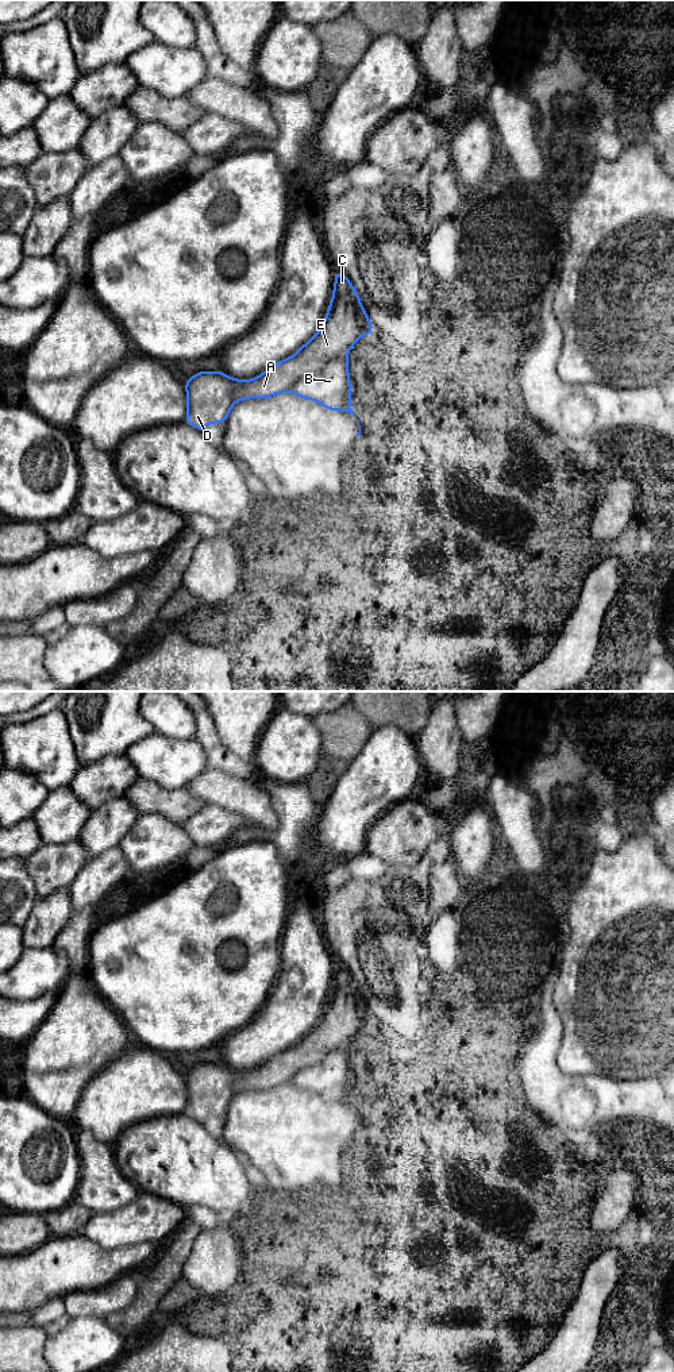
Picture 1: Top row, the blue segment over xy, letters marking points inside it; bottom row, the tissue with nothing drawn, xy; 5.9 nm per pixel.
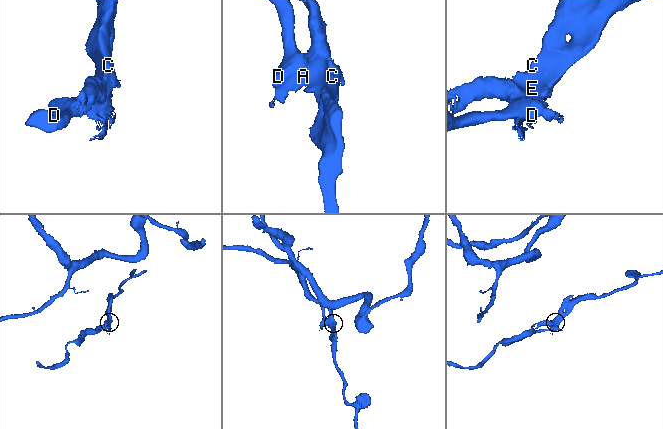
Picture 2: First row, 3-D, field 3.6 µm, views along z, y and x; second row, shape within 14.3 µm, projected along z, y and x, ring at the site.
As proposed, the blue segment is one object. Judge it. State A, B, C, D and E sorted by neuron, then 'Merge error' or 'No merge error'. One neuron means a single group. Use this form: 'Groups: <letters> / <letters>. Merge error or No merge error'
Groups: A C E / B D. Merge error

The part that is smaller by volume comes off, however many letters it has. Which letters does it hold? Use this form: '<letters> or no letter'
A, C, E

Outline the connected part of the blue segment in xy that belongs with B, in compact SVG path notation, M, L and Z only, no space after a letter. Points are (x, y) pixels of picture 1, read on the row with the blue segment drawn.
M342 357L332 358L321 370L297 379L292 393L317 402L330 401L343 394L348 369Z

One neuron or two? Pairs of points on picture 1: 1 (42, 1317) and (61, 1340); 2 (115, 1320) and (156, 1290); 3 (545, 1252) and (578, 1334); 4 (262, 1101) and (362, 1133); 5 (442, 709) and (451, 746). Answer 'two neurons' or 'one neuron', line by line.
1: two neurons
2: one neuron
3: two neurons
4: two neurons
5: one neuron

